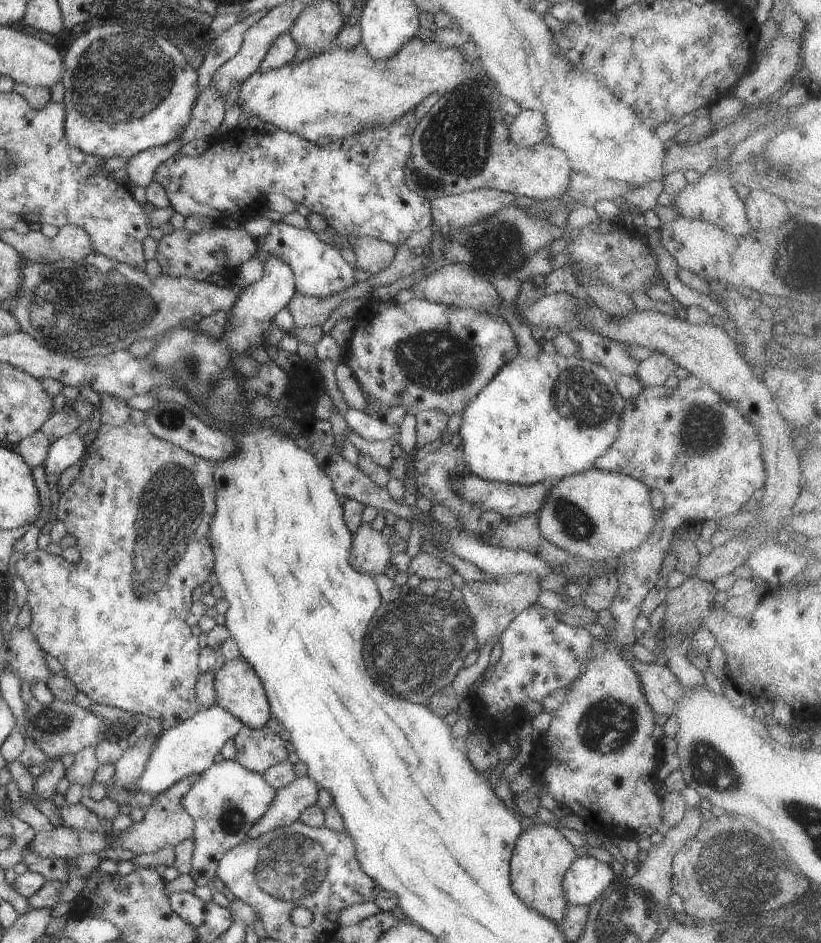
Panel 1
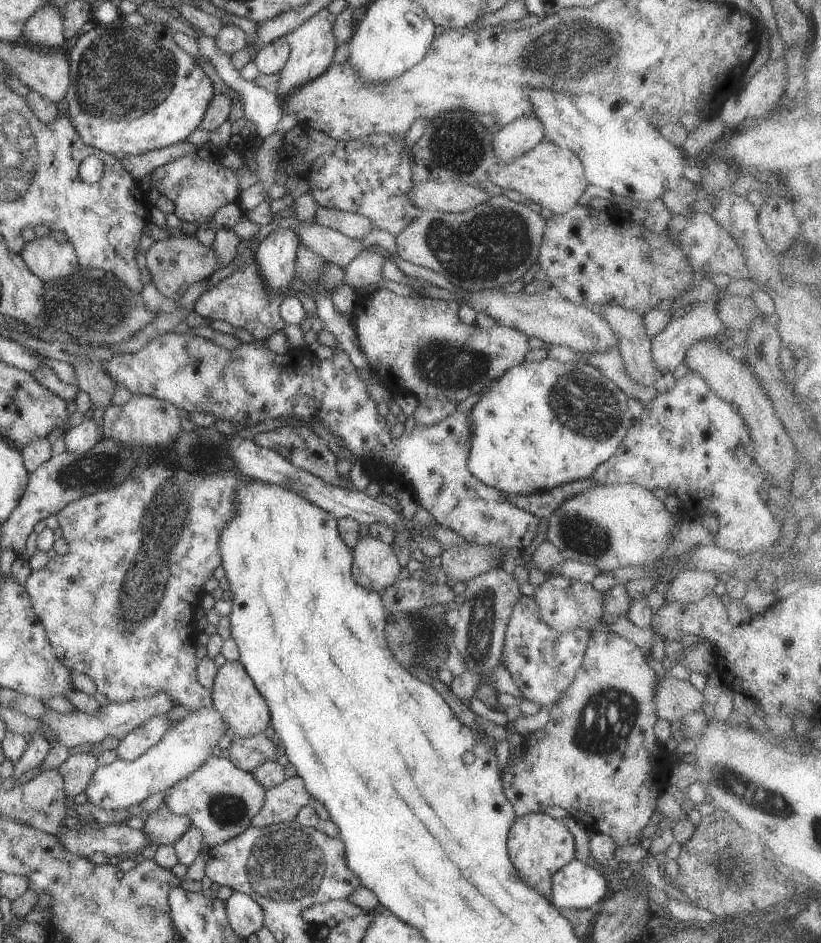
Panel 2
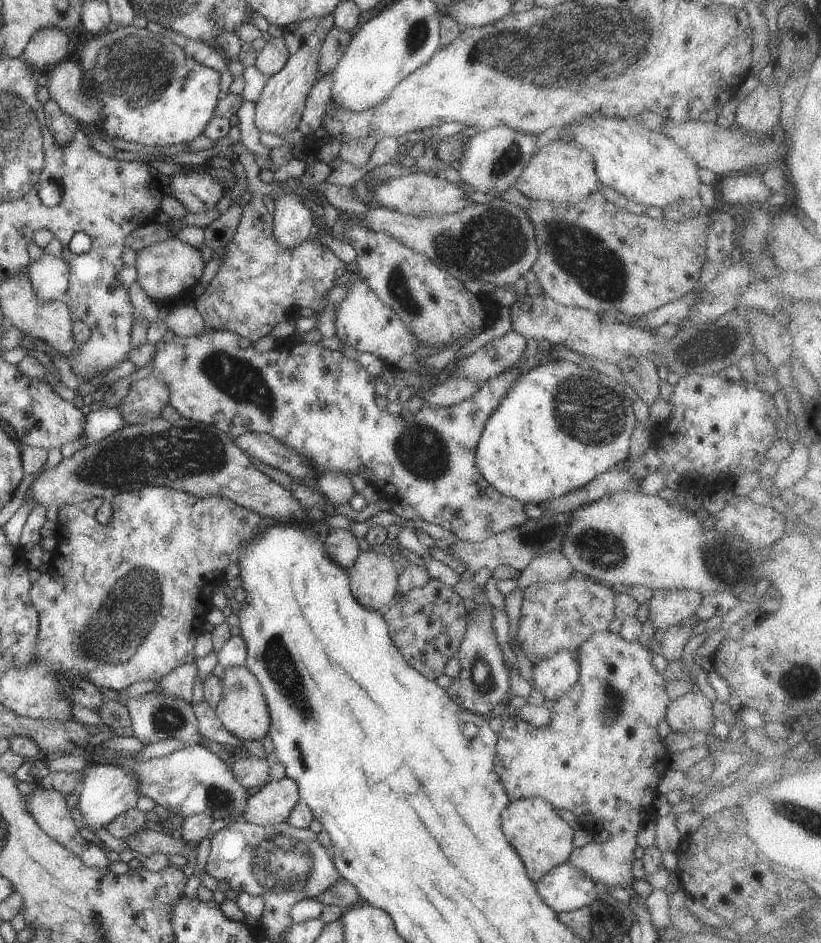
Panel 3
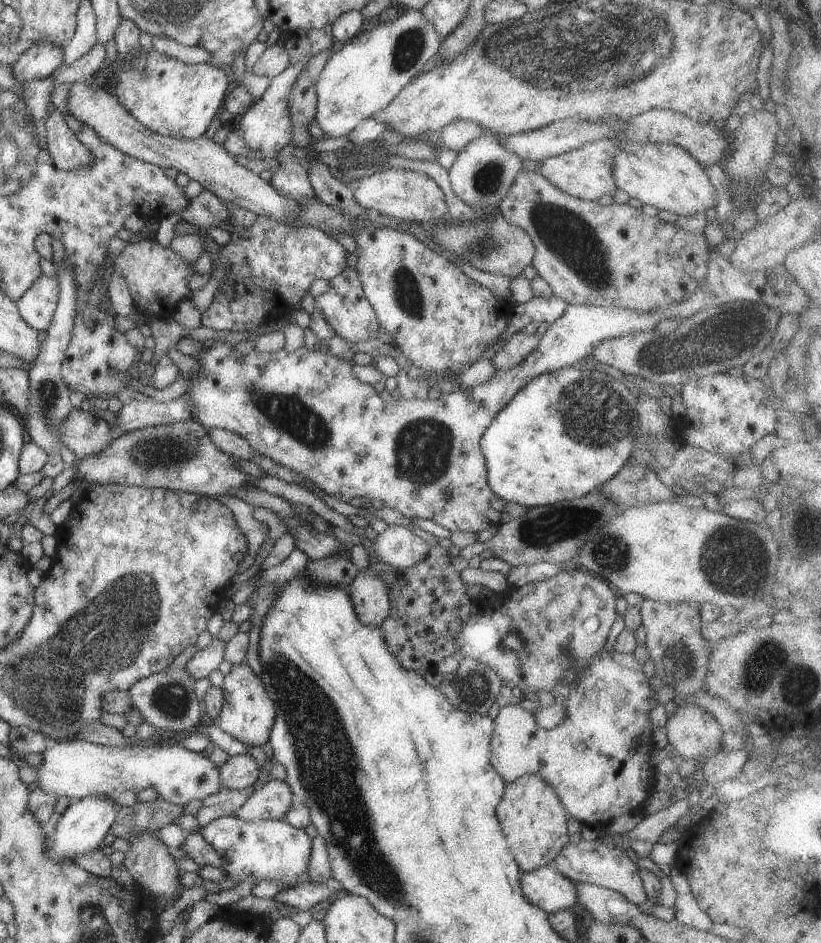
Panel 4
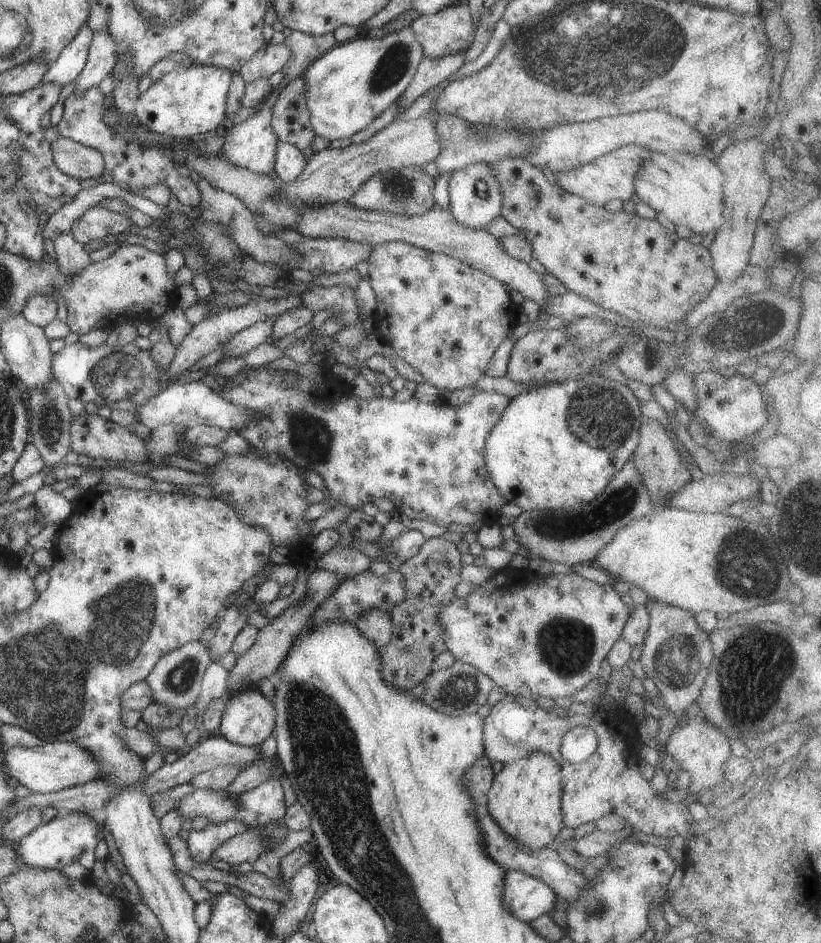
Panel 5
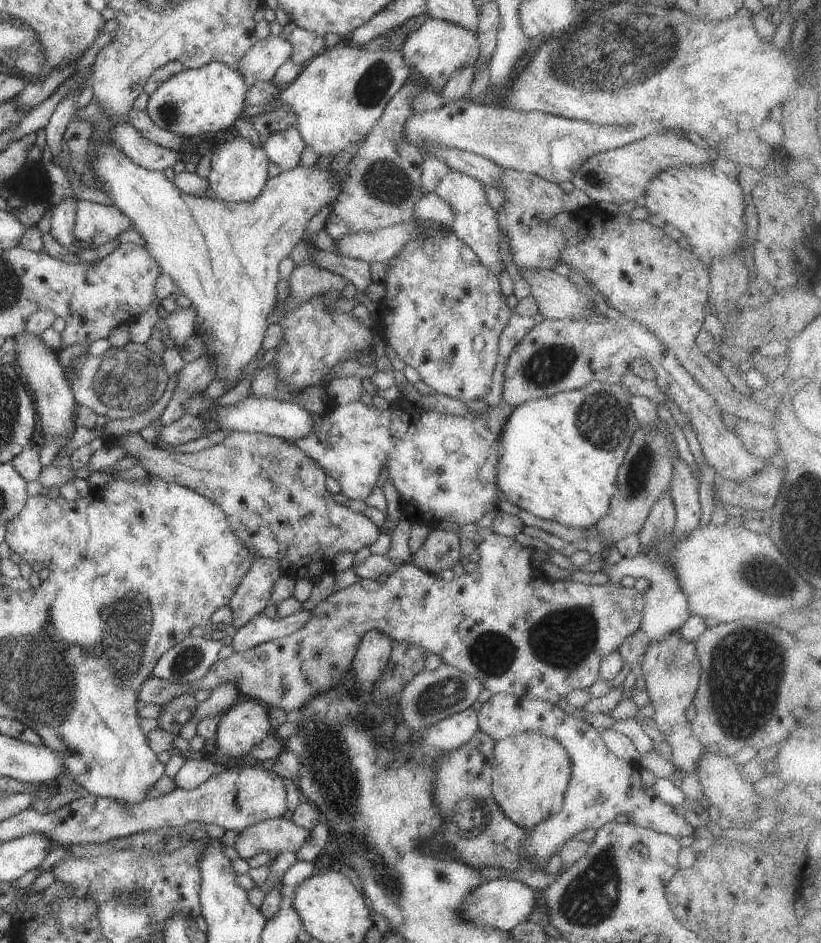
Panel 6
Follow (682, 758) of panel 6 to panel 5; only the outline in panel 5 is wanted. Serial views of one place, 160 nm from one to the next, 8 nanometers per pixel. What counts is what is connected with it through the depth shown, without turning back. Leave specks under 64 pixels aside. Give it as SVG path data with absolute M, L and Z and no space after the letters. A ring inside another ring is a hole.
M648 599L645 606L650 614L650 626L644 640L640 664L650 678L664 702L664 712L672 713L677 725L686 717L685 710L698 701L710 664L712 663L712 642L709 632L702 631L694 615L688 610Z

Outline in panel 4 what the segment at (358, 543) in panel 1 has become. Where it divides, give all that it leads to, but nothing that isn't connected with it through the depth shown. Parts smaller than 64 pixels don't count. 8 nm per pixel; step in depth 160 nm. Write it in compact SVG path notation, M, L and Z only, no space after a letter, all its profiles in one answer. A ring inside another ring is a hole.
M362 569L348 586L351 601L362 624L381 628L391 604L389 588L378 573Z

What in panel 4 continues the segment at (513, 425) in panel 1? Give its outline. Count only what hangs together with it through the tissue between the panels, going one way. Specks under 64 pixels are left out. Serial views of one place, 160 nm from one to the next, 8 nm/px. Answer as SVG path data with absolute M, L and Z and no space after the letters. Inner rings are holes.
M572 365L542 373L523 386L494 417L480 439L490 488L506 502L535 507L583 497L598 490L629 461L640 435L637 397L601 371Z

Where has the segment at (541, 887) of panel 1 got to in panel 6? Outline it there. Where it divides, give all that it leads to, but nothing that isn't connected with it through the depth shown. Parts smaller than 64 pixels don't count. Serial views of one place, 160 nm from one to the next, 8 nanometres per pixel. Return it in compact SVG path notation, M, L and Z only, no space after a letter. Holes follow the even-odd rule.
M511 733L494 744L492 791L502 812L521 828L530 830L564 806L564 797L572 776L572 760L566 748L548 734Z

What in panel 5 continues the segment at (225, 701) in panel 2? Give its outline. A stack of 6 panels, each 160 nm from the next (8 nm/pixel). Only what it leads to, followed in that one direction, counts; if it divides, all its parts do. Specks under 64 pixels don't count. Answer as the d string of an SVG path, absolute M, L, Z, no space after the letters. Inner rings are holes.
M247 687L226 698L218 733L231 743L258 747L273 734L276 715L269 695Z

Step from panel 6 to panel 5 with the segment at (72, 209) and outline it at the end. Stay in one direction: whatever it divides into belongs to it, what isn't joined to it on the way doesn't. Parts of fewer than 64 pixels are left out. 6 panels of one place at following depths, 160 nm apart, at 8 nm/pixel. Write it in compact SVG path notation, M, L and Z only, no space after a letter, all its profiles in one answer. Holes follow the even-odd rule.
M62 232L56 238L52 238L52 241L56 250L56 264L60 266L62 274L74 276L91 264L89 252L74 239L72 232Z

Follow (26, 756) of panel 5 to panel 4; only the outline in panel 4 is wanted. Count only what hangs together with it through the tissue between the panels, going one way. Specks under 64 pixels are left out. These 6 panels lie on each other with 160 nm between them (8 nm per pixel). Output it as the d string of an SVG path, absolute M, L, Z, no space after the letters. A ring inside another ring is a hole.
M60 739L44 752L44 764L38 768L37 786L51 795L66 796L72 801L88 795L104 793L119 794L131 790L138 794L146 788L154 788L158 796L175 805L185 807L192 800L204 800L207 796L219 793L223 788L217 767L209 756L186 749L179 741L162 742L159 746L140 746L138 741L125 747L97 745L86 741Z

